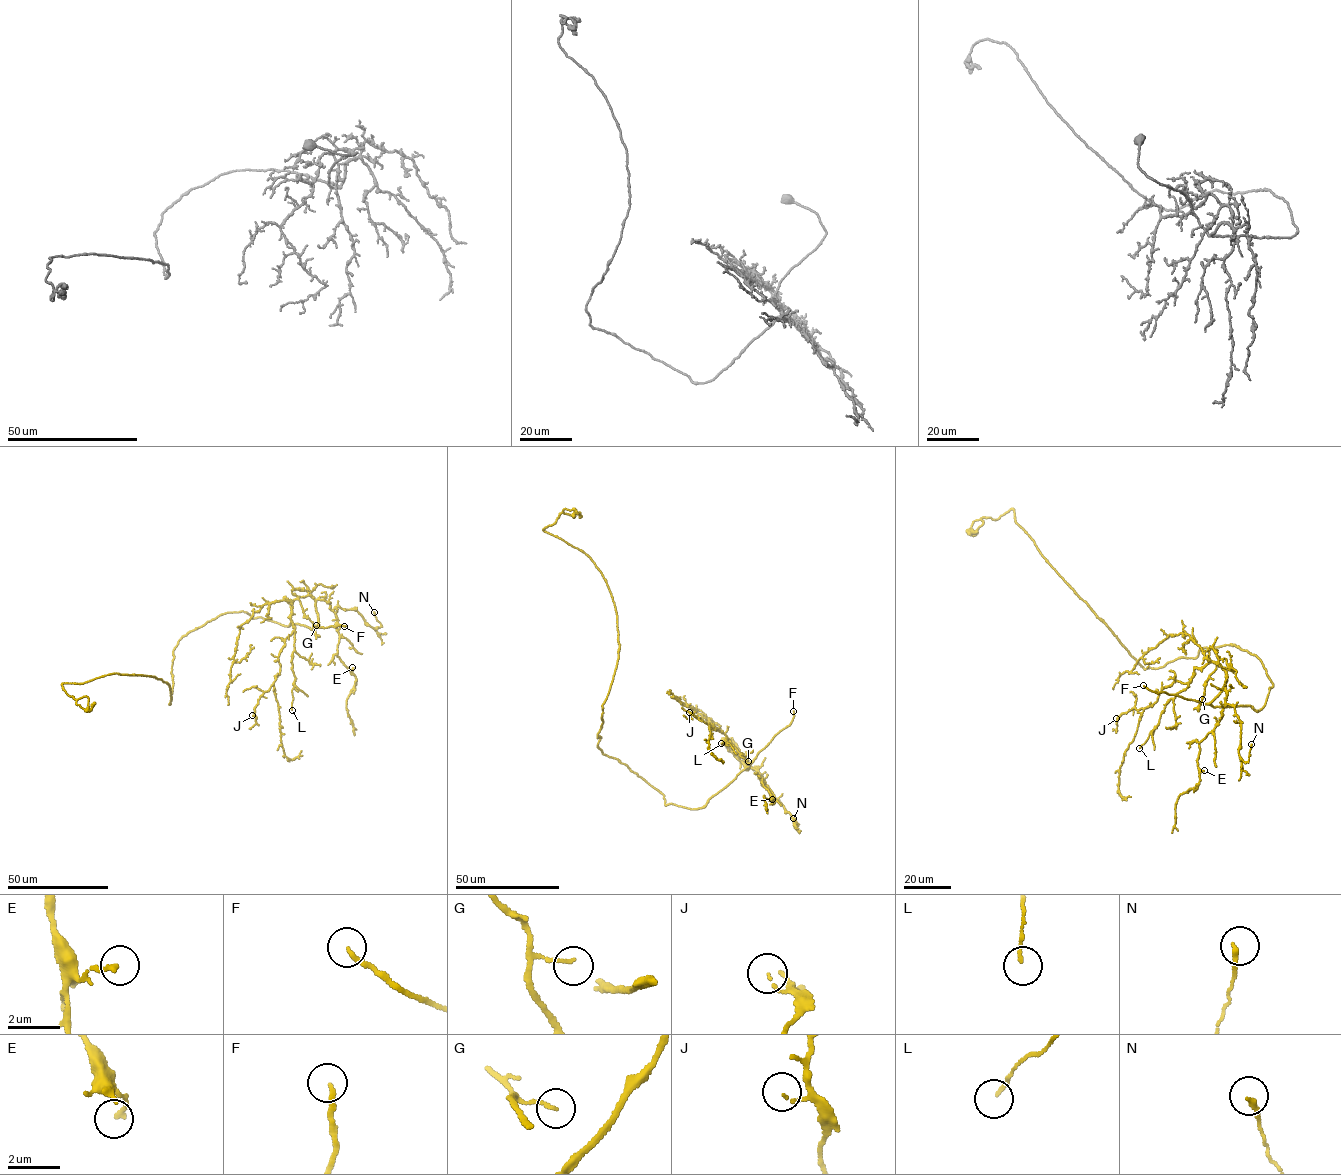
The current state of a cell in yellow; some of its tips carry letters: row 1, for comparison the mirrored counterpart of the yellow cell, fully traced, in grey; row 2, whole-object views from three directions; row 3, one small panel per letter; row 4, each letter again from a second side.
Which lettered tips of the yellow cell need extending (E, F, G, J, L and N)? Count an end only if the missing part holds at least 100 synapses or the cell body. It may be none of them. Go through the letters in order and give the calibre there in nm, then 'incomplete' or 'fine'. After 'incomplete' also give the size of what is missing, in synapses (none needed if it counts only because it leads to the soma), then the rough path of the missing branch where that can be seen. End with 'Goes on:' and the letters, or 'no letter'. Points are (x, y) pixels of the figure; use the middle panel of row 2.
E: calibre 190 nm; fine
F: calibre 200 nm; incomplete
G: calibre 130 nm; fine
J: calibre 80 nm; fine
L: calibre 120 nm; fine
N: calibre 190 nm; fine
Goes on: F

